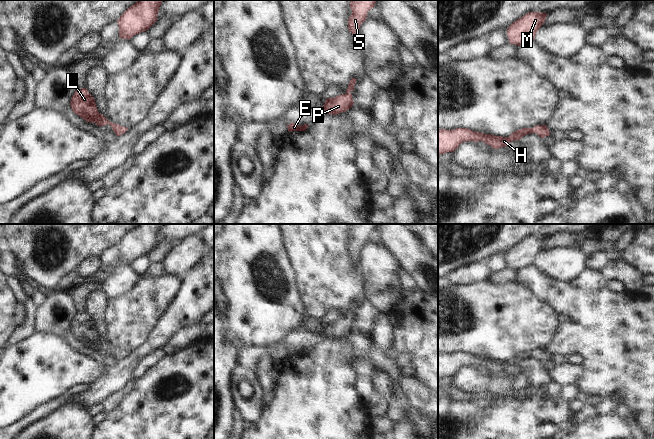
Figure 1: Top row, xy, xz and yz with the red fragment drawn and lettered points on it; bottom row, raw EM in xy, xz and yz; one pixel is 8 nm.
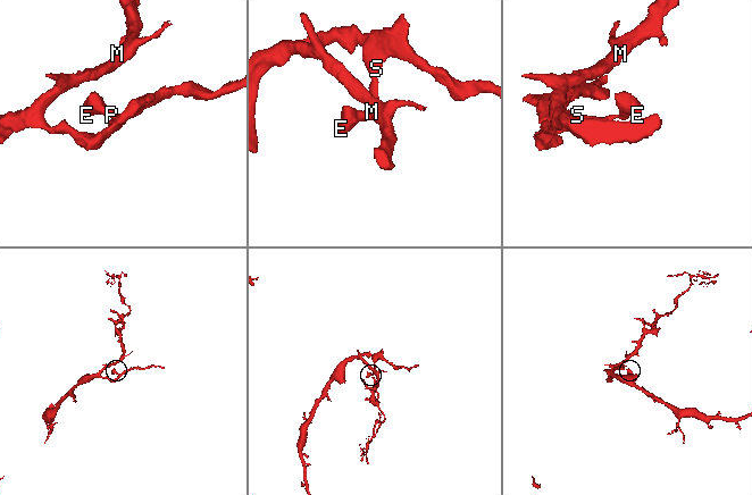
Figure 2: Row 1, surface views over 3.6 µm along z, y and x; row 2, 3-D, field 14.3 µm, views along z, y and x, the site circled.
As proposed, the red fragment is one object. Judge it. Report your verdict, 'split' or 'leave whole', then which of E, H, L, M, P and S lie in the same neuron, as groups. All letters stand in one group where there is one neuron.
leave whole; groups E H L M P S

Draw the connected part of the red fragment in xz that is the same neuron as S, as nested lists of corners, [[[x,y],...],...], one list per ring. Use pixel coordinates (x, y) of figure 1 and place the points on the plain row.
[[[350,224],[351,240],[348,242],[348,254],[354,261],[358,258],[361,248],[367,242],[367,236],[374,232],[377,224]]]

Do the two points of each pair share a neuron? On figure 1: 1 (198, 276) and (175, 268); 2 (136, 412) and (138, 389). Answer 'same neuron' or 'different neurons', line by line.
1: different neurons
2: same neuron

